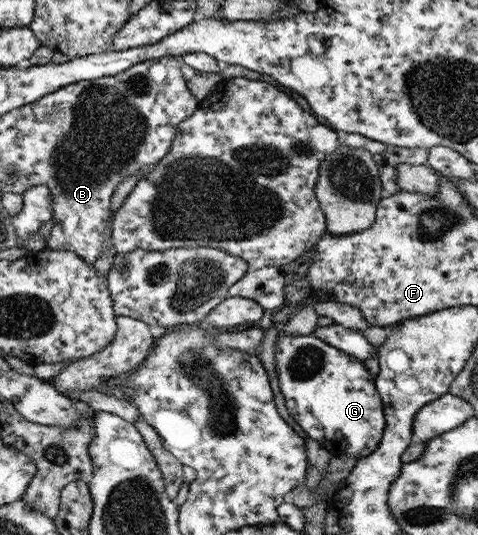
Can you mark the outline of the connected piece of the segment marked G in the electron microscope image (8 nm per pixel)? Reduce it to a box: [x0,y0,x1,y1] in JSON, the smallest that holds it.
[275,334,387,458]

